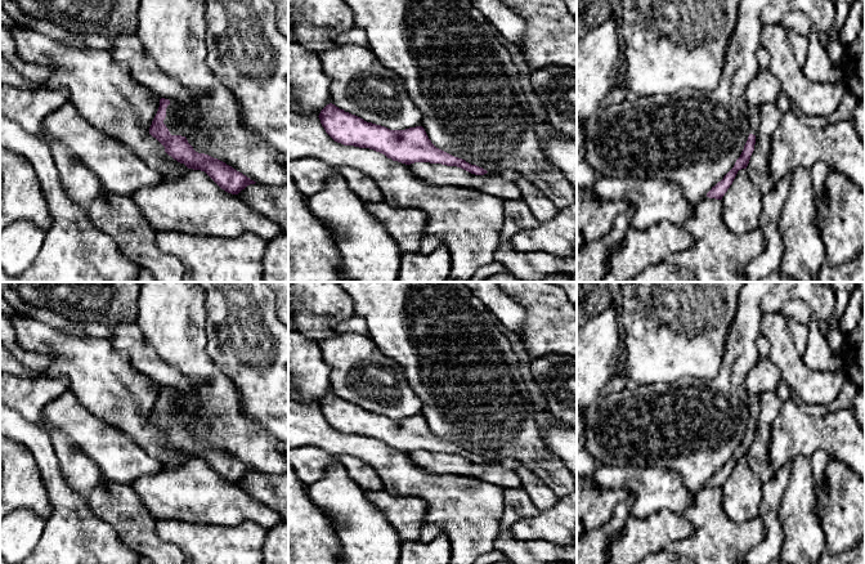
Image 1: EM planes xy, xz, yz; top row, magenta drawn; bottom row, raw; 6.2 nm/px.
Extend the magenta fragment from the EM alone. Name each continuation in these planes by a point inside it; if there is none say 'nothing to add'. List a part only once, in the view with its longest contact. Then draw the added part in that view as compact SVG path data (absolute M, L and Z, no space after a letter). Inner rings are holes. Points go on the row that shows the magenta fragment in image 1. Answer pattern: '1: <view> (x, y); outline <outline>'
1: xy (174, 110); outline M172 99L169 100L170 104L166 108L166 117L163 120L163 124L166 125L171 135L179 135L178 122L184 107Z

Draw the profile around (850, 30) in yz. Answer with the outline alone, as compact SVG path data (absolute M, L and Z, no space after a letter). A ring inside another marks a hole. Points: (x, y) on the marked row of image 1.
M853 0L850 4L850 12L839 32L839 42L844 46L852 44L857 37L861 27L861 14L865 6L865 0Z

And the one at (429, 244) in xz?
M423 236L420 245L420 252L422 254L431 254L434 250L436 250L440 246L440 241L435 236Z

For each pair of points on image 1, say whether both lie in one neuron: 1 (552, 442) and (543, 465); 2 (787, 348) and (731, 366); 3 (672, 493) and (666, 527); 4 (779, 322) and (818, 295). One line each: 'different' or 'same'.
1: different
2: different
3: different
4: different

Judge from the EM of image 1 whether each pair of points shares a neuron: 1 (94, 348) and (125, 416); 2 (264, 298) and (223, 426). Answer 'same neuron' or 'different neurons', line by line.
1: same neuron
2: different neurons

